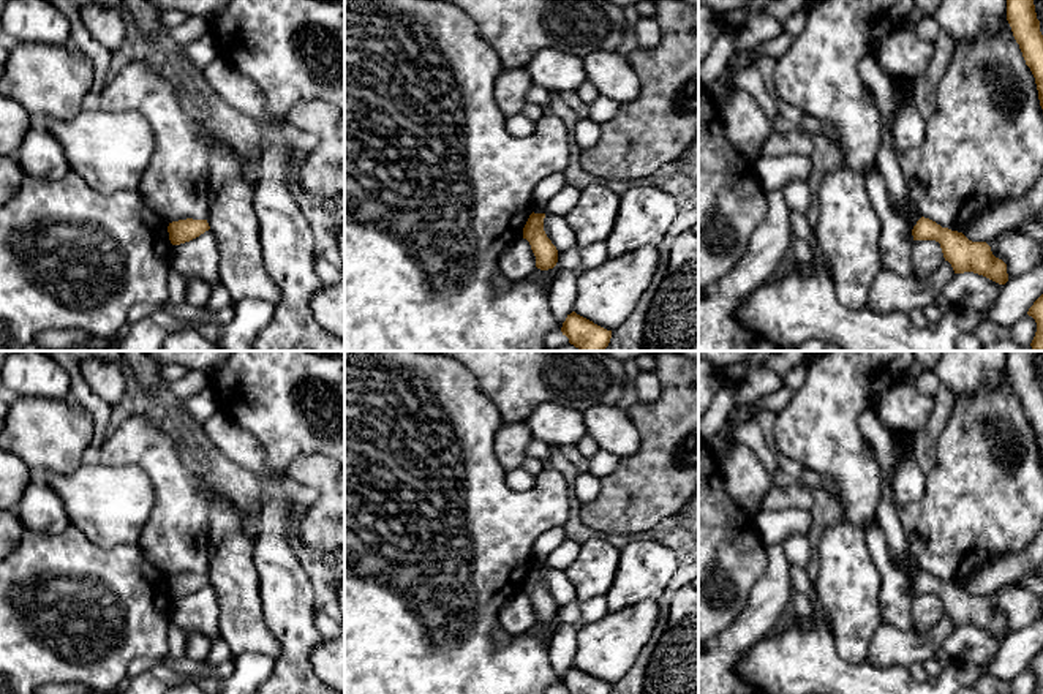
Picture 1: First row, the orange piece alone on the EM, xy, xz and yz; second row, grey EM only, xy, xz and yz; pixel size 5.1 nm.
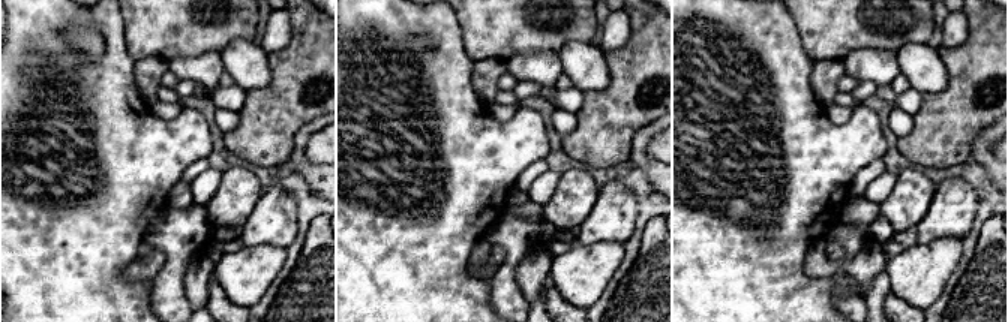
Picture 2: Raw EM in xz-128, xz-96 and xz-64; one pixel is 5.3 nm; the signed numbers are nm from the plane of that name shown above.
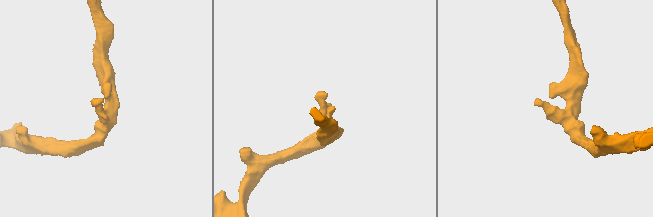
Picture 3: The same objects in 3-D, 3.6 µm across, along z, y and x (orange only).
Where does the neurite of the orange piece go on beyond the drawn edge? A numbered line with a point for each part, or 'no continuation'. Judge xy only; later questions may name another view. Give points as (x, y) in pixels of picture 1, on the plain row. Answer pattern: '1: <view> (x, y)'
no continuation

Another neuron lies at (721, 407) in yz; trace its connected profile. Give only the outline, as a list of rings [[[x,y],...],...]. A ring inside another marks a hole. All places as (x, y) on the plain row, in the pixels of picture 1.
[[[722,383],[706,413],[698,417],[698,435],[710,441],[727,422],[733,411],[736,384]]]

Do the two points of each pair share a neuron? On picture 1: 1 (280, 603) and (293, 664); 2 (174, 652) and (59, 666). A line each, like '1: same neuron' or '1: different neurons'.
1: same neuron
2: different neurons

